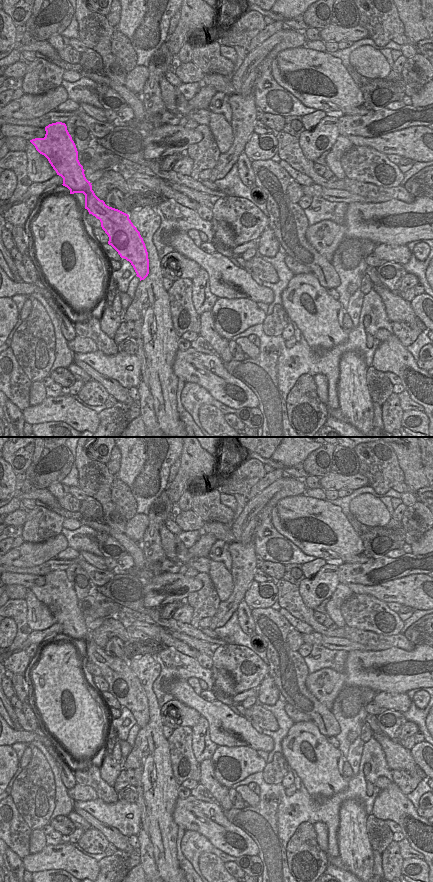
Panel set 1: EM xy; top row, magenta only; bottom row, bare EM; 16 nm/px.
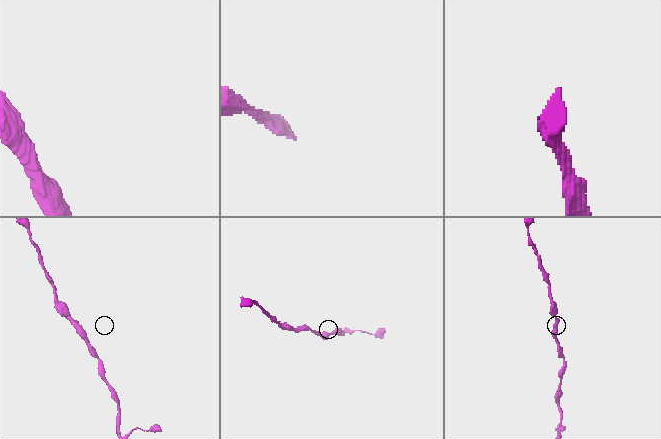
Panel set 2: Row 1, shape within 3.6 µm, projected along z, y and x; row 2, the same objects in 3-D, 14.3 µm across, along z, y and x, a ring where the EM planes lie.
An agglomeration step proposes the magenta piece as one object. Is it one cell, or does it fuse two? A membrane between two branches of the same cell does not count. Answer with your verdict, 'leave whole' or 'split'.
leave whole

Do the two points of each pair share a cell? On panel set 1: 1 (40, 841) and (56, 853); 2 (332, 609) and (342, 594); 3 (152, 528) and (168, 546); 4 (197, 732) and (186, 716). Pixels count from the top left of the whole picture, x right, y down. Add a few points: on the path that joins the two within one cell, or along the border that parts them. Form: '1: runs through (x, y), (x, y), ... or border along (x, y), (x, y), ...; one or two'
1: border along (46, 844), (40, 851), (30, 854); two
2: runs through (333, 605), (338, 598); one
3: border along (163, 522), (159, 528), (159, 537), (167, 557); two
4: border along (201, 716), (191, 727); two

